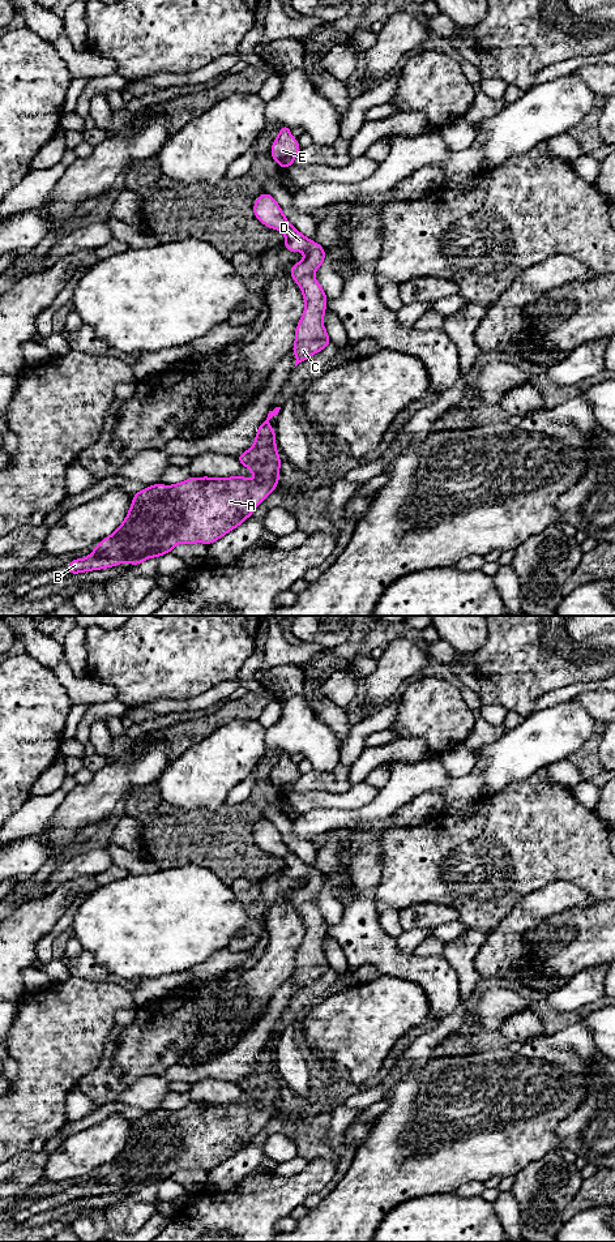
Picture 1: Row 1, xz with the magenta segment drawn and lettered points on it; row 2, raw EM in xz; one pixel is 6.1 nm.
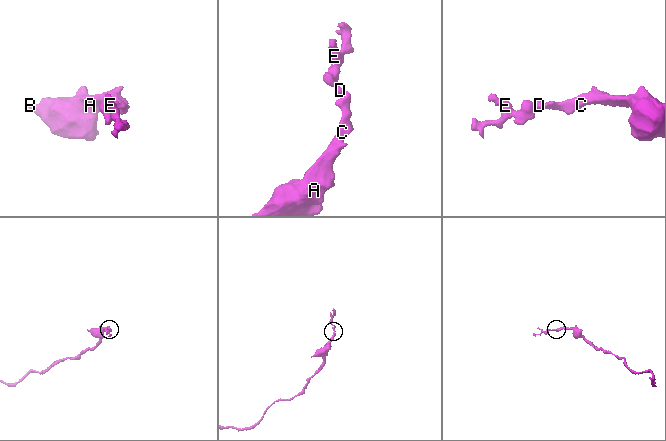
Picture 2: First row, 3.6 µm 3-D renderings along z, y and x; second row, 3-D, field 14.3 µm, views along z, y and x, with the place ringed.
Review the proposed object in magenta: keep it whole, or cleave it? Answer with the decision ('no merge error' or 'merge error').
no merge error

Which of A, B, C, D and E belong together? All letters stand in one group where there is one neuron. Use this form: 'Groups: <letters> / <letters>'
Groups: A B C D E

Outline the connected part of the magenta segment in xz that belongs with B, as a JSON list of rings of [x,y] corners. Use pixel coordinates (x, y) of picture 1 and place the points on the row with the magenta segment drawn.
[[[276,407],[269,411],[266,420],[257,429],[253,446],[236,458],[257,476],[257,481],[244,476],[204,476],[191,477],[174,485],[154,484],[136,492],[131,509],[119,528],[104,538],[84,560],[77,558],[67,564],[71,575],[112,568],[123,562],[136,566],[148,558],[170,553],[178,543],[210,545],[242,524],[279,484],[281,459],[274,438],[276,432],[269,425],[269,420],[278,415],[279,410],[281,407]]]

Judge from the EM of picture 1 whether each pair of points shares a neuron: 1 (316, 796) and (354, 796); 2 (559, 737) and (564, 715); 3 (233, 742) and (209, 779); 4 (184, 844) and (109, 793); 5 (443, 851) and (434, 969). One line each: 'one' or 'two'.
1: one
2: one
3: one
4: two
5: two

